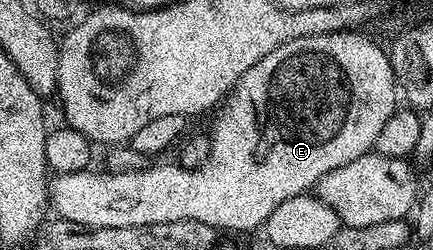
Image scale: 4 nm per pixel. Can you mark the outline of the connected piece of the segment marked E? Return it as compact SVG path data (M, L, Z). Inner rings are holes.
M348 29L337 33L325 33L317 37L297 37L293 41L285 41L285 45L273 49L273 53L265 53L265 57L261 57L261 61L257 61L253 69L249 69L236 81L235 88L222 108L223 116L216 121L215 131L210 132L209 157L197 170L190 171L171 162L172 164L163 163L160 167L144 165L135 171L88 169L77 173L59 173L49 183L49 203L53 211L56 211L54 214L60 219L68 219L69 222L82 227L144 227L161 222L192 219L204 222L205 225L216 228L220 232L251 231L254 227L262 228L266 224L269 213L273 213L273 209L277 209L281 201L310 192L318 184L319 179L325 177L325 173L333 173L333 169L341 169L341 165L349 165L349 161L357 161L357 157L372 154L377 137L381 137L381 129L385 126L385 121L389 121L389 117L397 109L397 103L395 103L397 84L391 68L390 54L384 48L382 51L373 40L358 35L359 33L358 30Z

